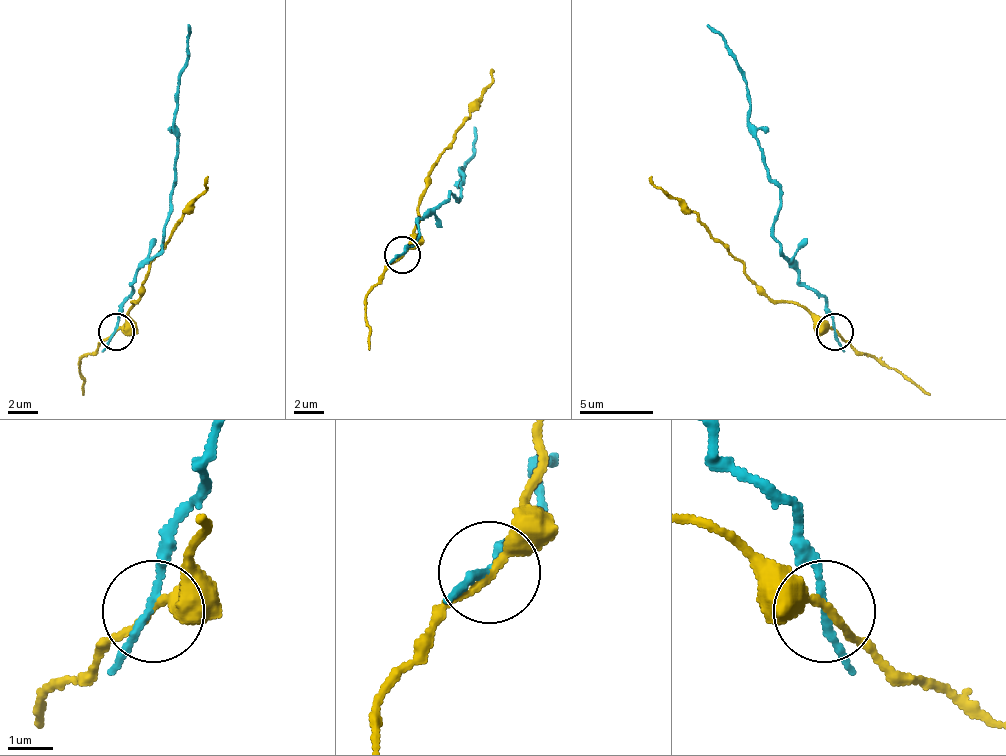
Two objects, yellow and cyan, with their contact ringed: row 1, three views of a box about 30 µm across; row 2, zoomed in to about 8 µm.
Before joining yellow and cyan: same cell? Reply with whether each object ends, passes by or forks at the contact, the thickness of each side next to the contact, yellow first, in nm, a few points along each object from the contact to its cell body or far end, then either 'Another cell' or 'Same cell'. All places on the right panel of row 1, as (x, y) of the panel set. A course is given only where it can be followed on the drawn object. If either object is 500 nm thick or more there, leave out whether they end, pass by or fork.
At the ring yellow passes by. At the ring cyan passes by. Thickness 220 nm (yellow) against 150 nm. Course of yellow: (833, 332), (800, 307), (775, 303), (694, 211), (661, 189), (650, 175). Course of cyan: (833, 332), (826, 299), (804, 281), (775, 237), (779, 189), (749, 120), (746, 76), (735, 54), (705, 24). Another cell

